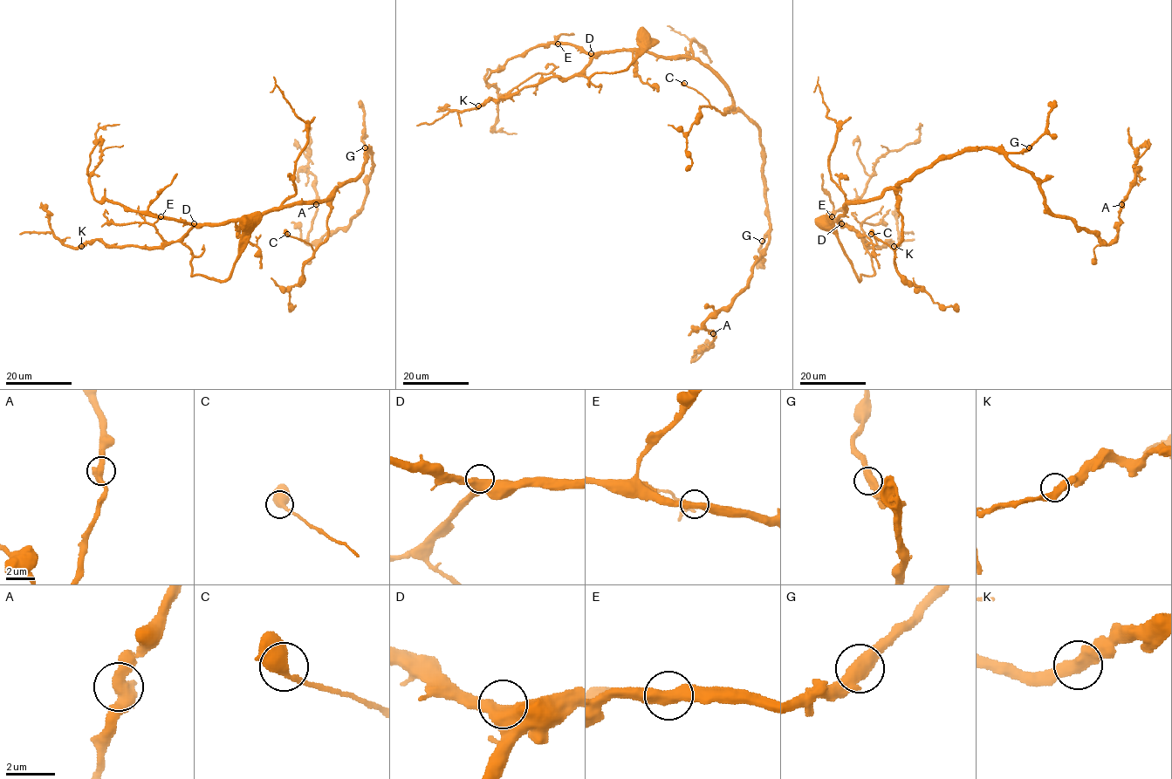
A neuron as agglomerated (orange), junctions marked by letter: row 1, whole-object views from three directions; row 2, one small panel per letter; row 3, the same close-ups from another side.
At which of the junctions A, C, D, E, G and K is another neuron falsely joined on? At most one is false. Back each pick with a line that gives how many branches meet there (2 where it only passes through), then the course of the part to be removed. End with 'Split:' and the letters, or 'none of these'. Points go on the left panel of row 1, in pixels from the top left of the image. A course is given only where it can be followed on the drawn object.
Split: none of these

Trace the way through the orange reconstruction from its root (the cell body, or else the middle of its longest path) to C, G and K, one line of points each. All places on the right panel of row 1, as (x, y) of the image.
C: (826, 223), (858, 278), (872, 276), (863, 240), (839, 218), (892, 189), (902, 240), (894, 250), (871, 234)
G: (826, 223), (858, 278), (872, 276), (863, 240), (839, 222), (846, 204), (875, 199), (948, 156), (1029, 147)
K: (826, 223), (860, 280), (874, 273), (863, 242), (872, 247), (888, 240), (894, 246)

